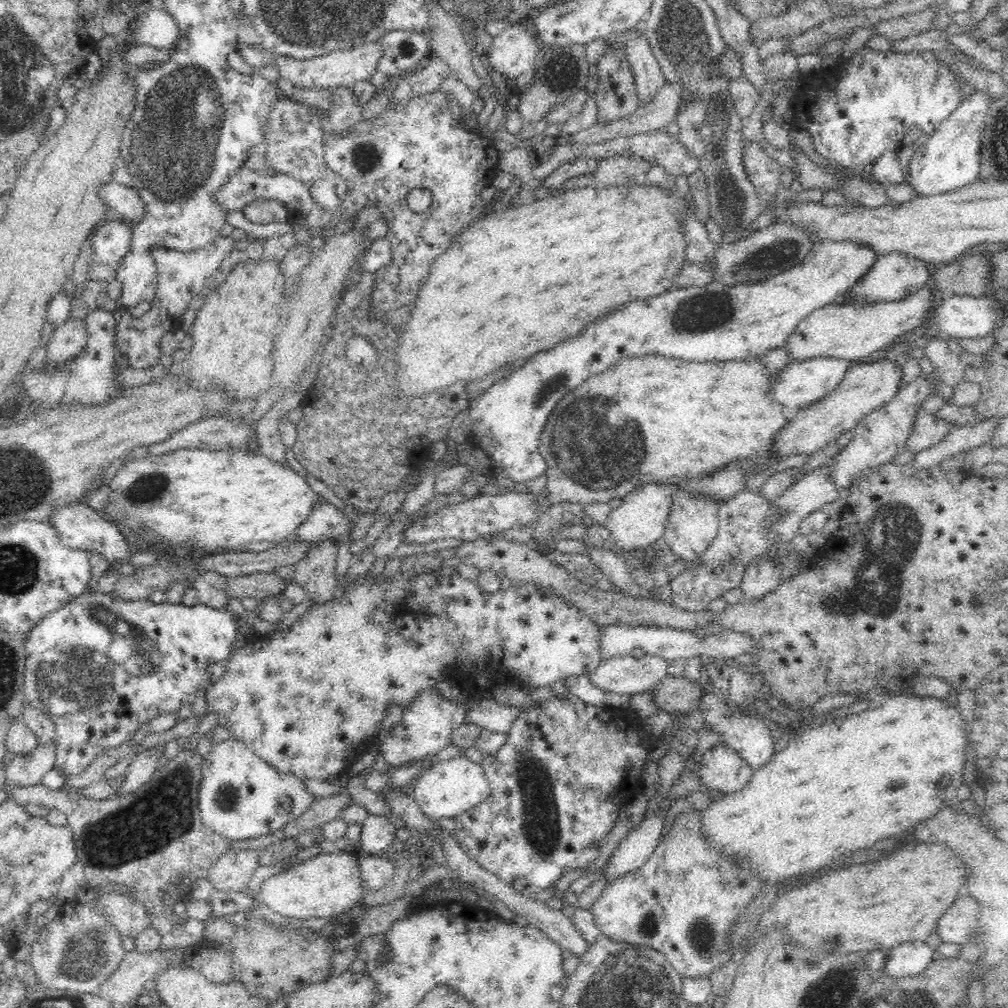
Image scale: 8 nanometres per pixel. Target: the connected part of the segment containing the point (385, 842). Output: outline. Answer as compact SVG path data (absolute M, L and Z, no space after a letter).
M370 815L361 823L360 840L355 848L364 855L379 855L386 850L399 847L398 839L395 840L394 833L397 826L385 816Z

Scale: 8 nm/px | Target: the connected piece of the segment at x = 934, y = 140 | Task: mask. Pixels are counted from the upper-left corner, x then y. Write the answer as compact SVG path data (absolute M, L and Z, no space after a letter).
M974 90L942 121L922 145L915 145L906 171L907 182L919 196L932 196L967 187L979 180L980 147L990 104L988 95Z

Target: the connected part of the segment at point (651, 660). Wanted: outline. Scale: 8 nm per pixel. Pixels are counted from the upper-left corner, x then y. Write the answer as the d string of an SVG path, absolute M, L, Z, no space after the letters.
M632 654L614 656L600 661L587 677L591 683L606 692L634 695L651 691L668 675L668 660L645 655L636 659Z

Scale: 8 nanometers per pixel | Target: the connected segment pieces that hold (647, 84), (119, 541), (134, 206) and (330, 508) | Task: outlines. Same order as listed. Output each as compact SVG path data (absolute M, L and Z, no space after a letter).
M637 30L630 32L631 38L625 52L636 82L638 105L644 107L654 100L660 88L667 83L658 59L648 44L646 34L640 35Z
M79 501L59 508L50 516L46 523L51 524L55 528L55 531L59 534L59 540L65 546L79 548L89 554L97 552L104 558L107 558L110 564L114 561L130 563L132 551L130 551L126 537L122 535L120 528L116 526L114 521L108 521L102 512L92 510L83 502Z
M119 183L99 186L99 197L110 208L110 216L127 222L140 222L144 218L145 204L137 190Z
M316 502L308 518L297 528L293 538L304 542L339 539L352 528L350 518L338 510L334 504Z

